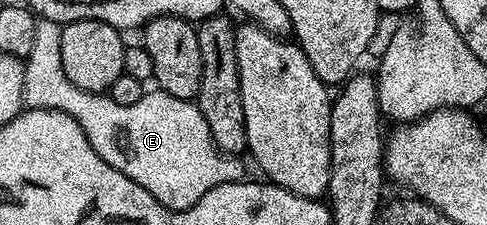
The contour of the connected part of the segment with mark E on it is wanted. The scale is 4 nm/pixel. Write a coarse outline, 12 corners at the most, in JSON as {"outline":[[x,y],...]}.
{"outline":[[37,22],[25,105],[79,123],[169,209],[242,180],[193,101],[123,107],[75,87],[58,22]]}

